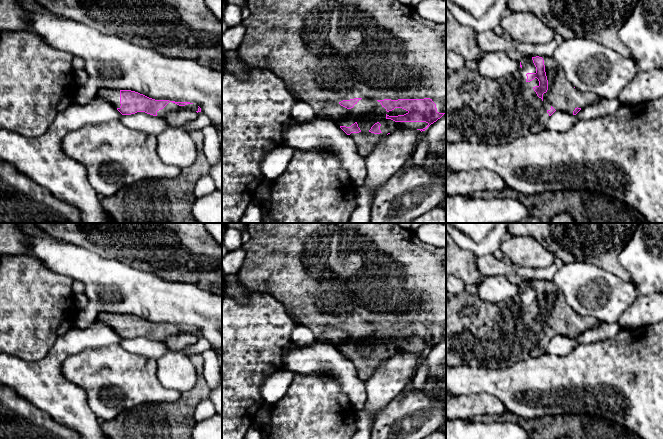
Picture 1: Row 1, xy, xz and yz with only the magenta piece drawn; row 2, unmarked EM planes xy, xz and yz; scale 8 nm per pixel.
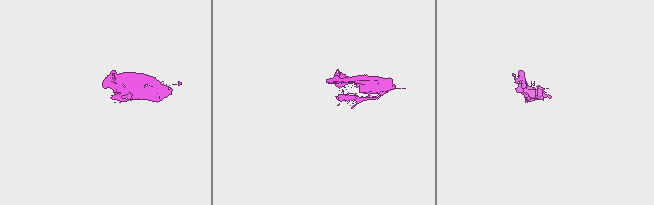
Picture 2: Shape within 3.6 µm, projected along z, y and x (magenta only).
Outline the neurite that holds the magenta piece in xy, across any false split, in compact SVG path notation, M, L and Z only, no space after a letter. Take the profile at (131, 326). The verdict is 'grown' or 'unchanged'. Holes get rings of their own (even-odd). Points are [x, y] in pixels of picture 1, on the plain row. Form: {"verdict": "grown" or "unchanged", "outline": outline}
{"verdict": "grown", "outline": "M101 312L97 315L96 321L110 326L122 339L145 336L153 340L163 341L178 333L201 336L198 329L190 326L155 324L131 314Z"}

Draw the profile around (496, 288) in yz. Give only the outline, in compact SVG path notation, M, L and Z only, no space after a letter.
M502 274L491 275L478 286L476 298L483 307L492 308L501 301L508 301L520 294L520 286Z

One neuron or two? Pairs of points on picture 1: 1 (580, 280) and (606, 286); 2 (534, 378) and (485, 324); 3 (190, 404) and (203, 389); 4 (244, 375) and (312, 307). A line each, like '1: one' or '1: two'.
1: one
2: two
3: one
4: two

